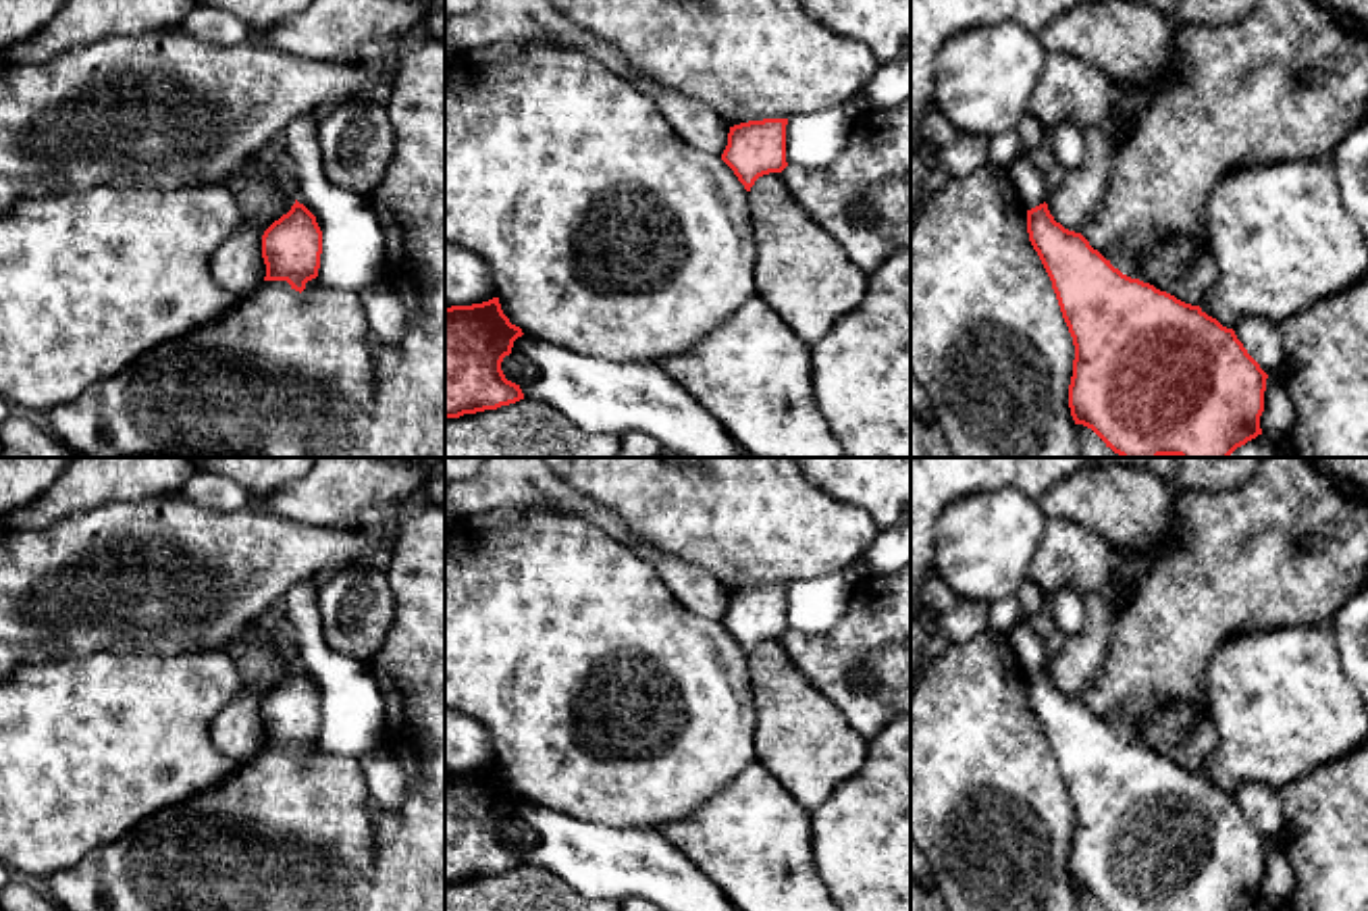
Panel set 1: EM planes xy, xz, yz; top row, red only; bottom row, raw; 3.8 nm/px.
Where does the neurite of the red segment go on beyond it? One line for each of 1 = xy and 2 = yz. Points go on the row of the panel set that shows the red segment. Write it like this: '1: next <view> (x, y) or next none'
1: next none
2: next none

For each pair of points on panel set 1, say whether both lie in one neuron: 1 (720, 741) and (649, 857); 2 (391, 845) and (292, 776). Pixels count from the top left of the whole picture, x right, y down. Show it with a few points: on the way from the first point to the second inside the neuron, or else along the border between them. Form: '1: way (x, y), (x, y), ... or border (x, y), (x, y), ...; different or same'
1: border (606, 822), (653, 828); different
2: border (371, 797), (375, 862), (358, 874); different

